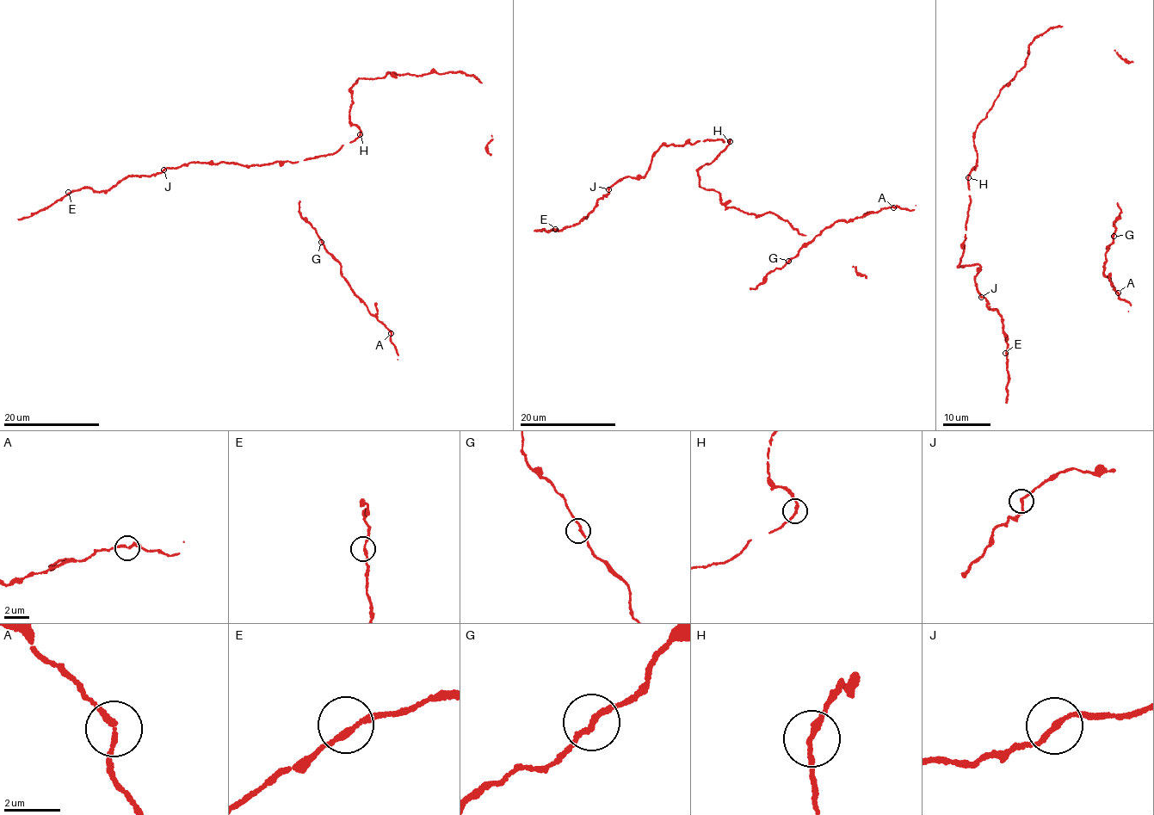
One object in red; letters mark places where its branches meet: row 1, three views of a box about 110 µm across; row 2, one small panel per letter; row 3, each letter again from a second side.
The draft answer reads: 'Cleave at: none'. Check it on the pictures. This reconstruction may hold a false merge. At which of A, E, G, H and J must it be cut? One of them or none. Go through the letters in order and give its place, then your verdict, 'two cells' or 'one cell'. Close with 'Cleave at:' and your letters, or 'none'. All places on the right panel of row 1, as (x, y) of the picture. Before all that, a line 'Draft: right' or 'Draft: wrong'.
Draft: right
A: at (1118, 293); one cell
E: at (1005, 353); one cell
G: at (1113, 236); one cell
H: at (968, 177); one cell
J: at (981, 297); one cell
Cleave at: none

